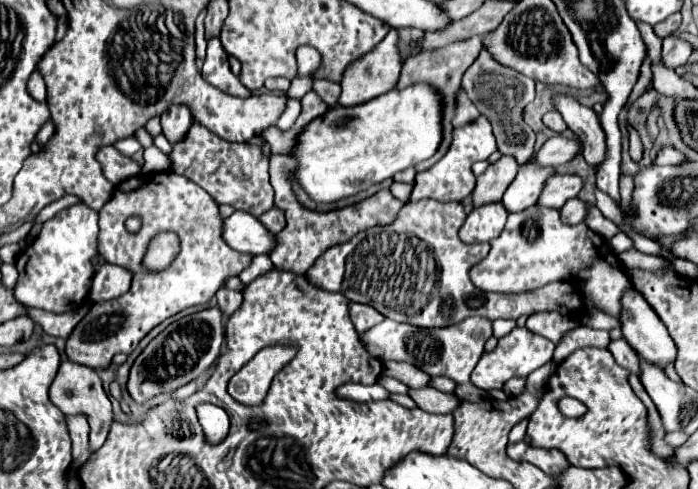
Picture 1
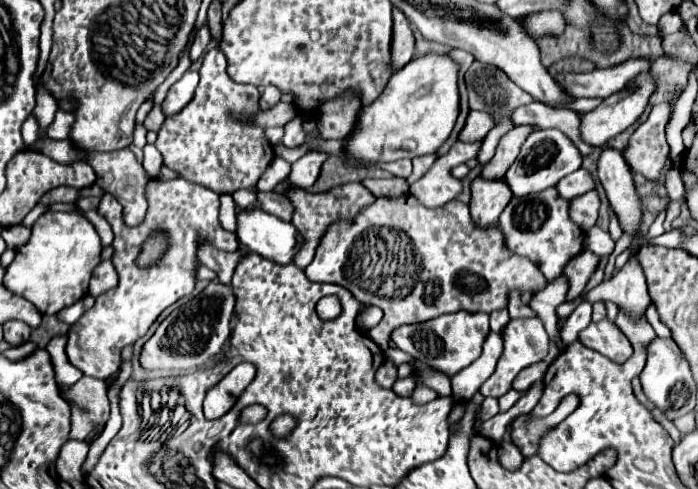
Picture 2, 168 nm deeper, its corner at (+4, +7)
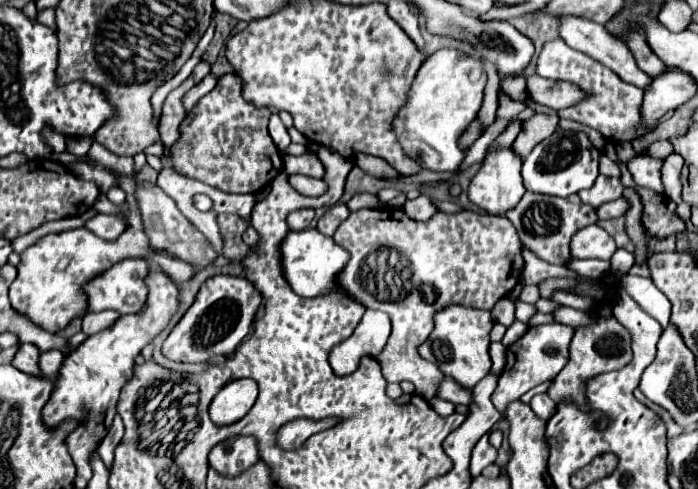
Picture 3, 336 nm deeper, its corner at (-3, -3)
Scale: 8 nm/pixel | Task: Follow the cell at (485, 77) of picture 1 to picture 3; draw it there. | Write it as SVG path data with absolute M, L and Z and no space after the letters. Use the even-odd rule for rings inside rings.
M498 88L498 110L496 110L496 120L510 120L518 112L526 110L526 104L514 100L510 94L506 94L502 88Z

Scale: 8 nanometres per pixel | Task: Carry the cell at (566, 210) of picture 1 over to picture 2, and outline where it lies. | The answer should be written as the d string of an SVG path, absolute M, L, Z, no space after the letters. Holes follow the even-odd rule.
M587 192L583 196L577 196L575 200L571 200L571 218L583 228L591 228L597 222L597 214L599 214L599 194L597 192Z

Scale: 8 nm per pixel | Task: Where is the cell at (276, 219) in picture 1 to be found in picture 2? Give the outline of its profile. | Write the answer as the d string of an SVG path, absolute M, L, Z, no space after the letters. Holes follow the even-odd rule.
M259 192L257 194L257 200L261 204L261 208L267 212L267 214L275 214L279 216L281 220L291 220L295 208L291 204L291 200L287 196L279 196L275 192Z

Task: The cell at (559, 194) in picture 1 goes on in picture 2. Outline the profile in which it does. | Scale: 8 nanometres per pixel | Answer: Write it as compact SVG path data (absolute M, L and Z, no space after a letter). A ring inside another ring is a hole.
M579 170L579 172L573 172L571 176L565 176L563 180L559 180L559 184L555 186L559 190L559 194L567 200L571 198L577 198L589 190L595 190L597 186L597 180L593 174L589 174L587 170Z

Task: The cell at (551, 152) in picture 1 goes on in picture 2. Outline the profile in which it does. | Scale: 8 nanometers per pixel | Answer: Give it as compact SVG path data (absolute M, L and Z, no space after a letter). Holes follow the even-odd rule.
M641 72L639 76L635 76L627 88L611 94L595 110L581 116L581 136L583 136L583 140L601 148L601 146L607 144L609 138L621 134L629 126L633 126L641 118L641 114L645 112L645 106L649 104L649 98L655 92L655 88L657 88L657 84L655 84L651 72Z

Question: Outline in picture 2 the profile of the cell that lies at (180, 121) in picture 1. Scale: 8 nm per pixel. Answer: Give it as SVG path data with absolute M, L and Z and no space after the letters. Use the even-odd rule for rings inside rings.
M187 70L183 74L183 78L169 88L167 98L163 102L165 116L171 116L171 114L183 110L187 106L187 102L191 102L193 92L197 88L197 82L199 82L199 72L197 70Z

